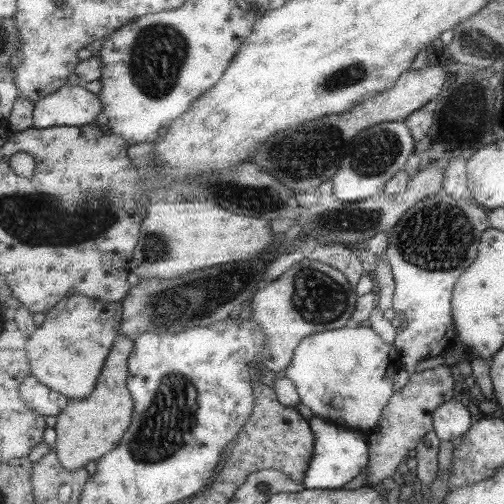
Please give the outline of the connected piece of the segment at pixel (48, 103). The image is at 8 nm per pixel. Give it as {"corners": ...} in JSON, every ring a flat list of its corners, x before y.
{"corners":[[84,83,67,84,35,104,33,126,44,129,95,124,104,108,100,95,93,94]]}

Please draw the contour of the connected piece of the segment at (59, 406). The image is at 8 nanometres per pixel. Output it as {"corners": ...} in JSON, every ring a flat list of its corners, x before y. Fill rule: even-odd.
{"corners":[[32,374,20,386,20,396,25,404,42,418,59,416,69,406,70,399,54,392]]}

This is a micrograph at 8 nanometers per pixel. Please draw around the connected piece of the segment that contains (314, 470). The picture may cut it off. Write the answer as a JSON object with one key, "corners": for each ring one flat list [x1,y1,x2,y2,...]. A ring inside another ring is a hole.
{"corners":[[313,416,309,420,310,430,314,435,313,456,310,464,306,468,303,477,304,488,307,489,341,489,345,482,354,480,357,474,361,475,361,470,367,466,367,445,363,432,347,432,335,426,321,422,319,418]]}

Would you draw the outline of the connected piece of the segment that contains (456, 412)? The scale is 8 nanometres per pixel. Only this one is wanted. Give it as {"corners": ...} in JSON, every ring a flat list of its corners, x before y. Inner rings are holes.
{"corners":[[457,400,442,402,432,413,432,431,439,440,453,441,470,428,469,412]]}

